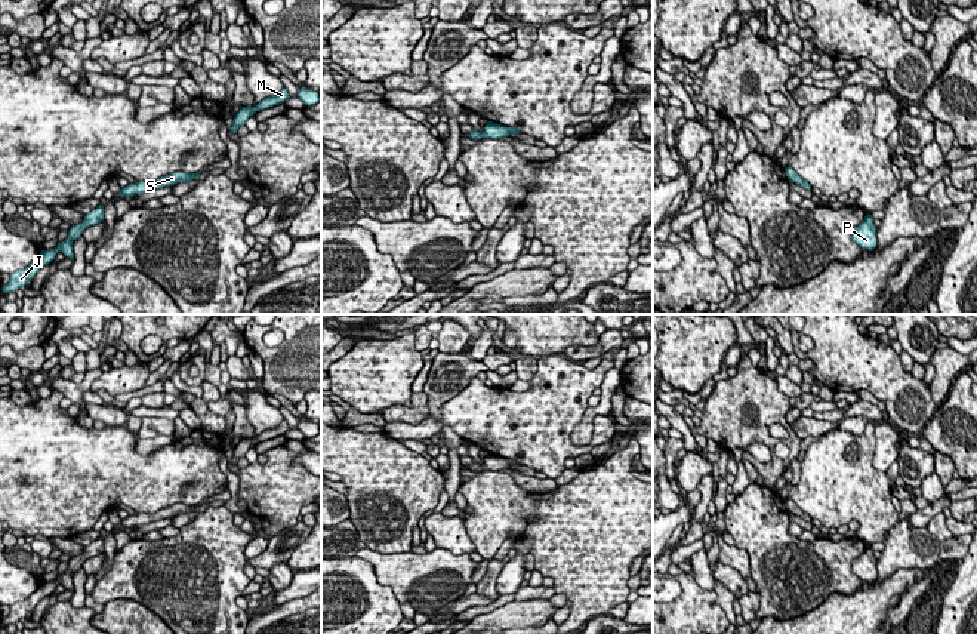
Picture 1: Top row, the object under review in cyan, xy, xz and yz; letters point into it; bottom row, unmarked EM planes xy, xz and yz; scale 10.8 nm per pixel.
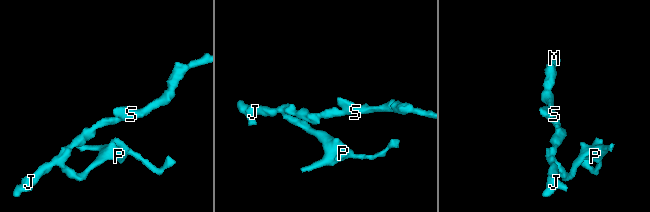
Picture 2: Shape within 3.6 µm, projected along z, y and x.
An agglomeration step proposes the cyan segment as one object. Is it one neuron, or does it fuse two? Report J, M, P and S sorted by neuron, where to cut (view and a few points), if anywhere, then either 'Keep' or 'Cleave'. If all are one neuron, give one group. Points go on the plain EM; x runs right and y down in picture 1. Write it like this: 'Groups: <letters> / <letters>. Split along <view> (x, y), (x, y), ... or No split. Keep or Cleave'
Groups: J M P S. No split. Keep

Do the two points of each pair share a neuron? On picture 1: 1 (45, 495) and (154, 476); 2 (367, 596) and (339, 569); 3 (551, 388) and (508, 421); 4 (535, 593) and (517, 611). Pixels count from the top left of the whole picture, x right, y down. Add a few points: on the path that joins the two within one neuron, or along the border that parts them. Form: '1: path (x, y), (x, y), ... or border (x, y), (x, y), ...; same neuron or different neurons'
1: path (71, 480), (128, 477); same neuron
2: path (360, 590), (347, 576); same neuron
3: path (541, 399), (518, 421); same neuron
4: border (548, 599), (514, 602); different neurons

